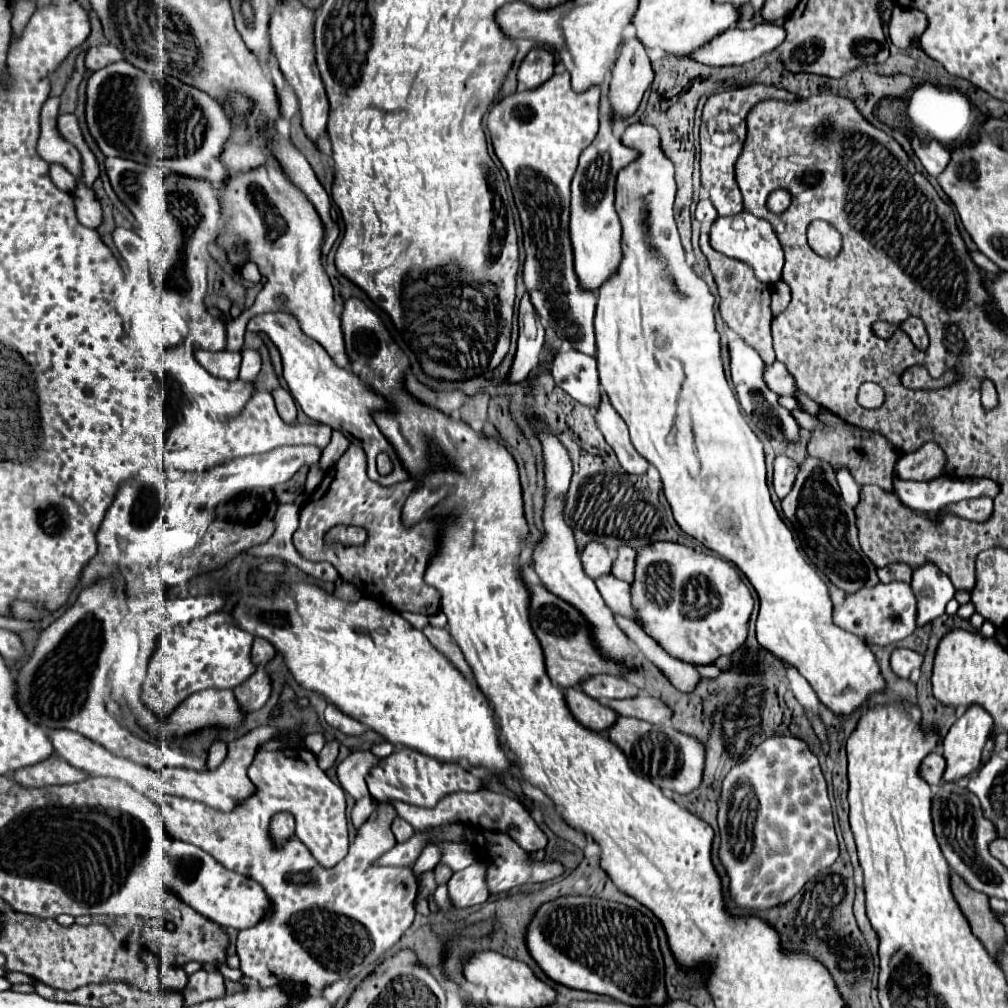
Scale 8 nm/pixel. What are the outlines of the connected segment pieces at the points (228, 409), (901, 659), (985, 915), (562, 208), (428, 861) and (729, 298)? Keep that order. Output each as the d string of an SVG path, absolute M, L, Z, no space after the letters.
M180 345L176 349L170 349L166 355L164 355L164 363L166 363L166 369L170 375L174 375L194 397L194 401L198 403L198 407L202 411L206 411L206 415L210 415L212 419L218 419L218 421L230 421L238 415L238 411L242 411L242 407L246 405L246 401L250 399L252 395L252 383L248 381L242 381L242 379L236 379L236 381L224 381L224 379L216 379L212 377L206 369L200 367L200 363L192 357L192 345Z
M894 649L892 655L890 655L890 667L892 667L892 671L898 677L904 677L904 679L908 679L912 669L920 667L922 661L924 661L922 655L918 655L916 651L910 651L910 649Z
M950 871L950 889L958 907L966 915L972 933L984 943L990 955L996 955L998 945L1006 941L1006 933L998 919L992 915L988 897L980 891L974 891L960 875L954 875L954 871Z
M566 71L552 75L546 83L542 83L536 89L516 91L500 99L492 107L486 123L494 153L508 171L508 181L522 219L524 249L526 249L526 263L524 263L526 291L530 293L540 319L546 325L550 325L550 329L562 341L568 341L574 349L590 357L596 357L596 339L594 339L596 295L590 291L582 291L578 287L572 247L568 239L568 221L570 221L570 181L578 167L580 153L592 143L592 139L598 133L598 103L600 103L598 87L590 87L590 91L576 93L570 87L570 73Z
M428 845L428 847L422 851L418 863L414 863L414 869L412 869L412 871L414 871L416 875L420 875L422 871L434 869L436 863L438 863L438 847L436 847L436 845Z
M708 233L700 235L700 249L710 263L710 271L718 285L718 293L720 293L718 309L720 309L722 319L726 321L726 325L732 331L736 331L748 345L752 345L758 351L758 355L762 357L764 363L770 363L770 353L774 353L772 335L770 335L770 323L772 323L770 287L766 283L760 283L756 279L754 271L750 271L750 267L746 267L746 263L740 263L738 259L730 259L726 255L714 251L708 241Z

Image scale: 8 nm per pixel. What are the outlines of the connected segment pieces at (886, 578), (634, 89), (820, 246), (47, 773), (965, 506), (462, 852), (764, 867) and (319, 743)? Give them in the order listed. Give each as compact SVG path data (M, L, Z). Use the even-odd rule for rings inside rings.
M894 563L884 569L878 569L878 577L882 583L892 583L892 581L910 583L910 575L912 575L912 569L906 563Z
M630 37L620 49L608 87L608 103L614 121L624 121L636 113L652 79L654 71L644 45L636 37Z
M818 219L818 221L812 221L808 227L808 245L818 255L832 259L832 257L836 257L836 253L840 253L842 235L830 223Z
M52 755L50 759L42 763L16 771L12 777L16 783L22 783L24 787L46 787L46 785L78 783L86 779L86 773L74 769L72 765L62 761L58 755Z
M970 499L970 501L954 503L946 509L950 509L954 515L958 515L962 519L986 521L992 515L992 499Z
M438 843L442 849L442 861L452 867L452 871L462 871L468 865L472 865L476 861L472 847L466 843Z
M766 739L748 759L730 769L722 785L722 797L728 801L740 783L748 783L758 797L754 847L746 857L734 857L724 847L720 859L728 871L736 905L742 909L768 909L792 899L820 869L838 859L834 815L818 759L802 739Z
M312 733L305 737L303 743L310 751L320 751L325 745L325 738L322 733Z

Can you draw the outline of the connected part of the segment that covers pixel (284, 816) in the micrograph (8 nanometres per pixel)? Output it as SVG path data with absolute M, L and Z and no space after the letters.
M278 813L270 823L270 837L276 843L284 843L294 835L294 817L290 813Z

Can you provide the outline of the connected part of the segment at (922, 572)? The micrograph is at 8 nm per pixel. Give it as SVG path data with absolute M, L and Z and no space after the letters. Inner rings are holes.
M926 563L914 571L910 587L918 599L918 627L924 627L932 623L932 619L940 617L946 603L954 597L954 585L932 563Z

